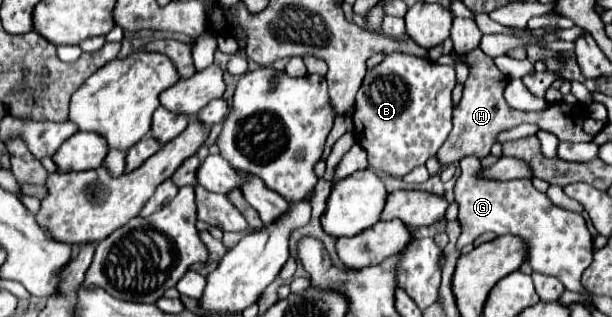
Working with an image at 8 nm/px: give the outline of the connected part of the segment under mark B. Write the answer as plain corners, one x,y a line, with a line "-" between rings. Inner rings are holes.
393,53
367,71
355,97
353,135
367,151
369,165
383,173
403,177
413,167
425,165
451,131
451,91
455,69
421,57

